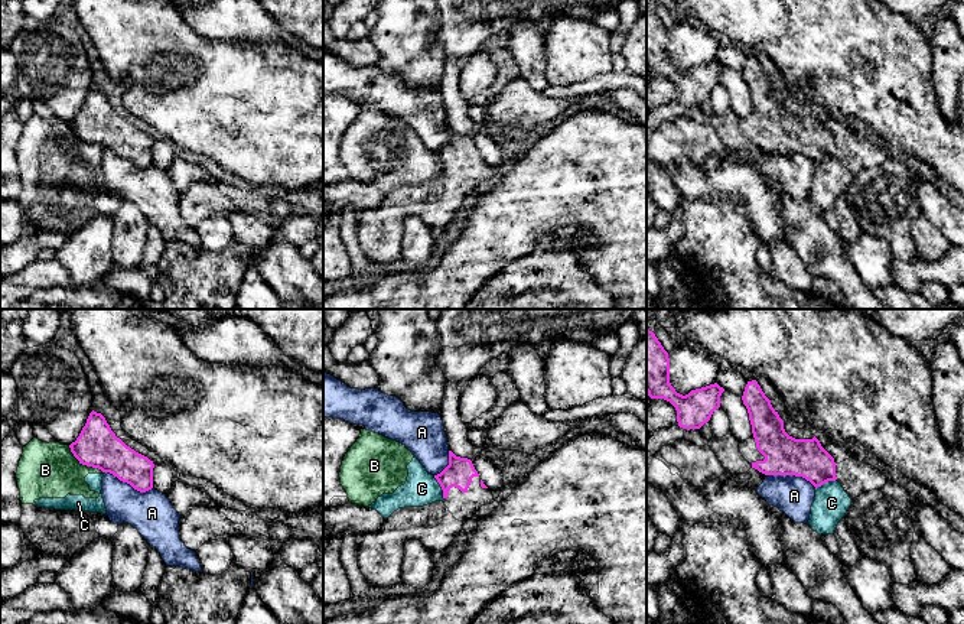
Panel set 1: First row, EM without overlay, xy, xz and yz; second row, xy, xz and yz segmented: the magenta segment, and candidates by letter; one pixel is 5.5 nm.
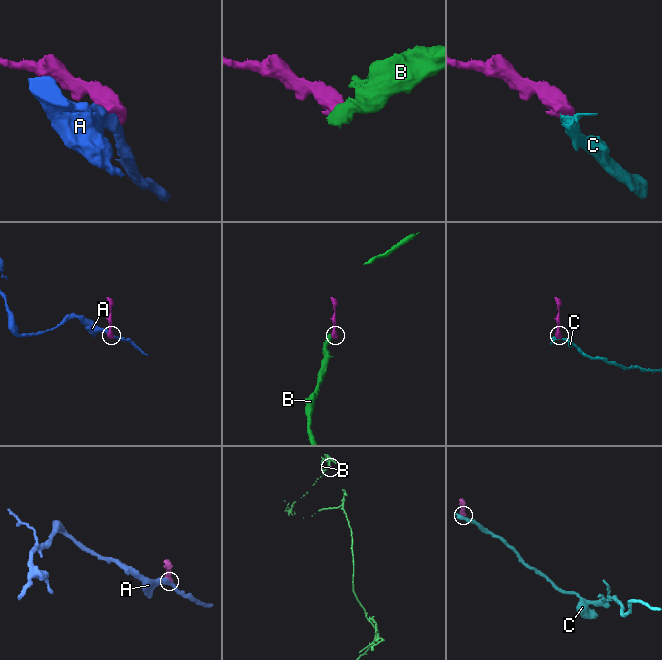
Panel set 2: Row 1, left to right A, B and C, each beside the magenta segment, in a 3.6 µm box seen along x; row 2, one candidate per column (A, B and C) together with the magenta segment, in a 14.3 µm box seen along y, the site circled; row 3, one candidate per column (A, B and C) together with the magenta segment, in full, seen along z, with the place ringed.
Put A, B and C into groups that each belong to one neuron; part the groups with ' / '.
A / B C

